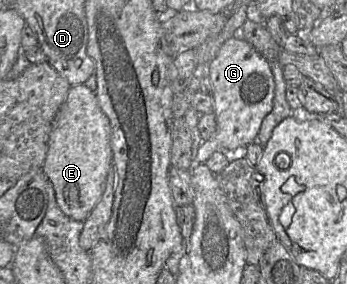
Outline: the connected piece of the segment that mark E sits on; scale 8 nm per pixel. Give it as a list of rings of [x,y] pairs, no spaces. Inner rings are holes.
[[[84,84],[71,86],[66,100],[52,122],[48,151],[42,164],[42,170],[54,188],[56,200],[62,212],[73,220],[85,222],[102,197],[108,173],[113,166],[111,125],[98,104],[95,92]]]

